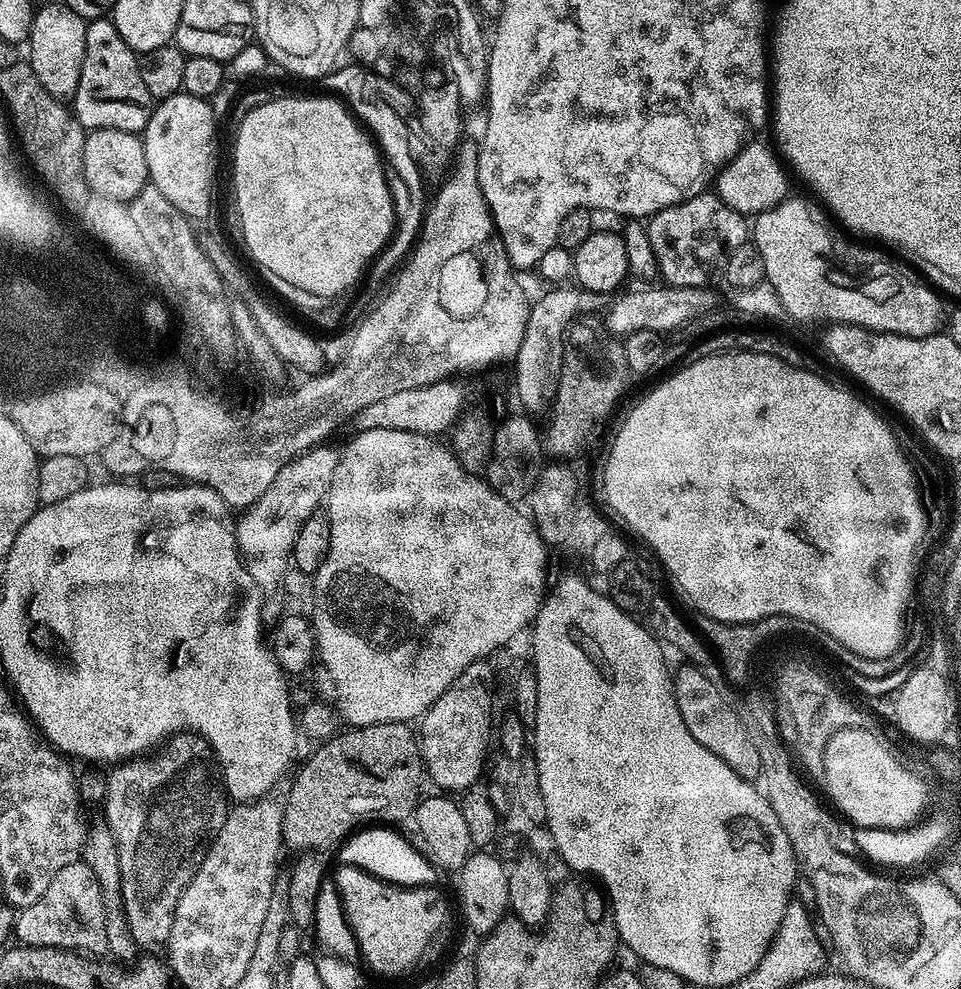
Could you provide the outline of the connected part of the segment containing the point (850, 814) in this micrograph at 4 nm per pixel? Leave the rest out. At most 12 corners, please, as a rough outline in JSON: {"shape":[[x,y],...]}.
{"shape":[[864,726],[825,748],[828,796],[861,828],[911,828],[928,788]]}

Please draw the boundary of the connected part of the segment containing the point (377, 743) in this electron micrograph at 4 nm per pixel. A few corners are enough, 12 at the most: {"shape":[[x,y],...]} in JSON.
{"shape":[[407,723],[323,741],[283,797],[292,854],[416,811]]}

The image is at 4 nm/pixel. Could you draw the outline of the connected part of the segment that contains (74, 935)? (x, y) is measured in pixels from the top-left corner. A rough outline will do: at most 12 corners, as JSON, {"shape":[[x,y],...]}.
{"shape":[[62,866],[38,902],[16,912],[26,947],[108,951],[99,882]]}

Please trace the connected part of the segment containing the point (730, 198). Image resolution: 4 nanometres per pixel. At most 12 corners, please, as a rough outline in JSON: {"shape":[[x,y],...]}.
{"shape":[[745,143],[714,177],[715,195],[746,218],[789,195],[769,145]]}

